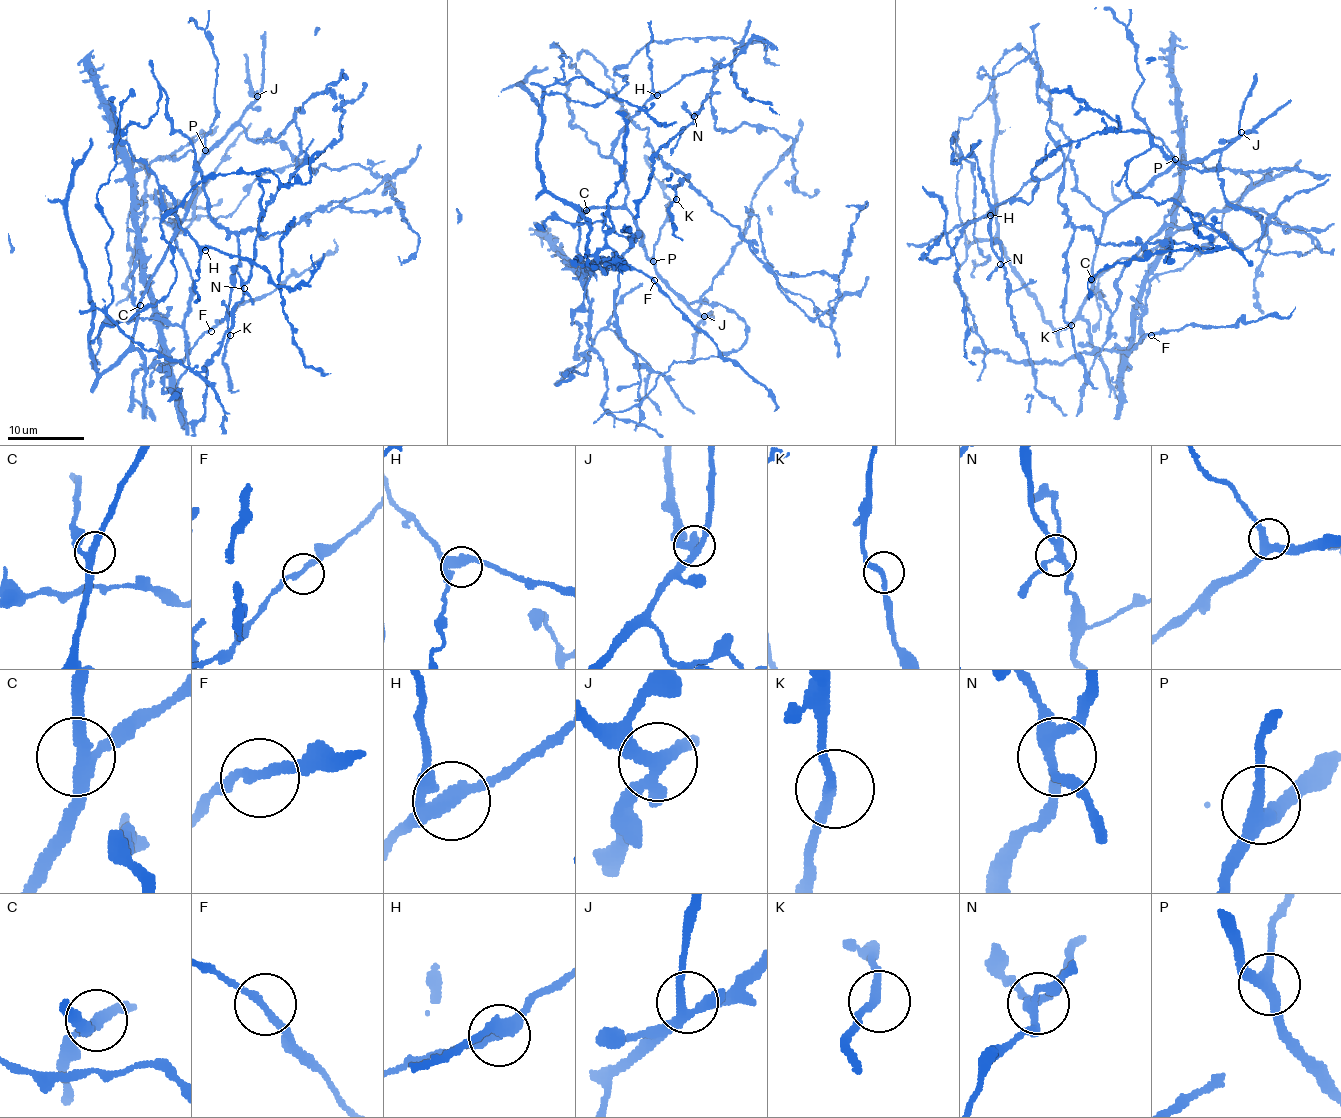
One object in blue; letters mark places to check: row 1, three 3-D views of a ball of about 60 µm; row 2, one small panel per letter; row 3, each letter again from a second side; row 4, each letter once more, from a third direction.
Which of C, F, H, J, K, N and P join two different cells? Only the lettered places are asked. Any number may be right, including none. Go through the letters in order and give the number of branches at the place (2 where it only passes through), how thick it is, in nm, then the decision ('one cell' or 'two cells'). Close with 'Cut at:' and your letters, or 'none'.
C: 3 branches meet; 280 nm thick; one cell
F: 2 branches meet; 220 nm thick; one cell
H: 3 branches meet; 340 nm thick; one cell
J: 4 branches meet; 280 nm thick; one cell
K: 2 branches meet; 240 nm thick; one cell
N: 4 branches meet; 260 nm thick; one cell
P: 3 branches meet; 300 nm thick; one cell
Cut at: none

